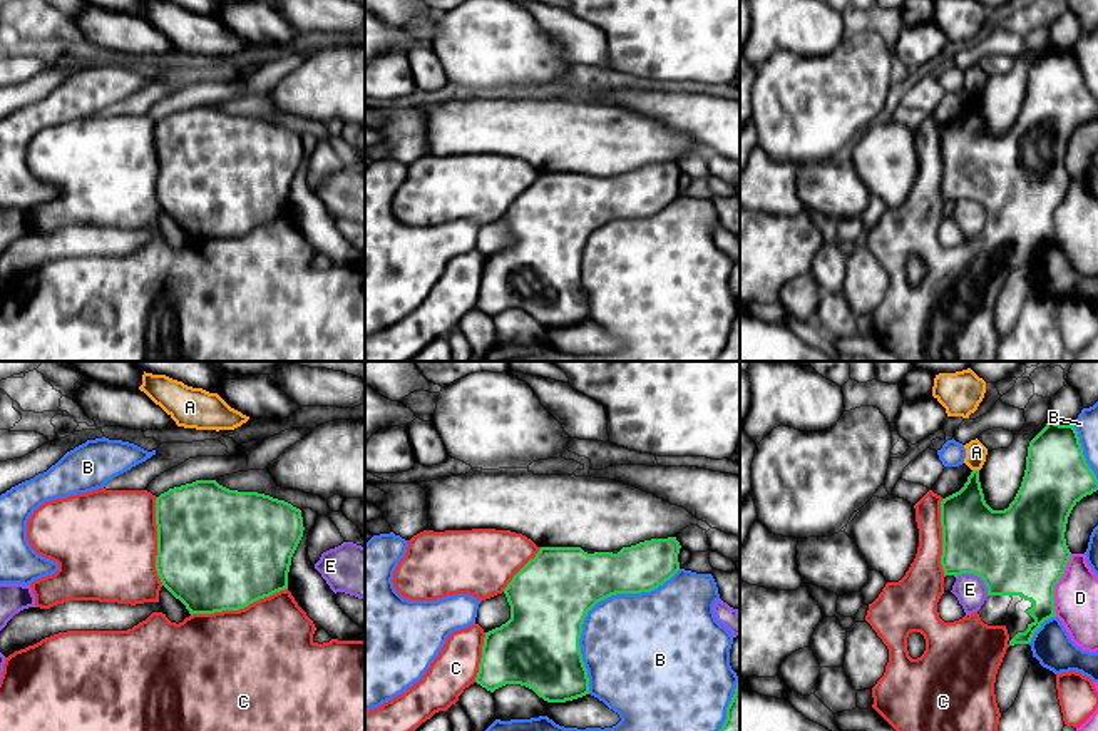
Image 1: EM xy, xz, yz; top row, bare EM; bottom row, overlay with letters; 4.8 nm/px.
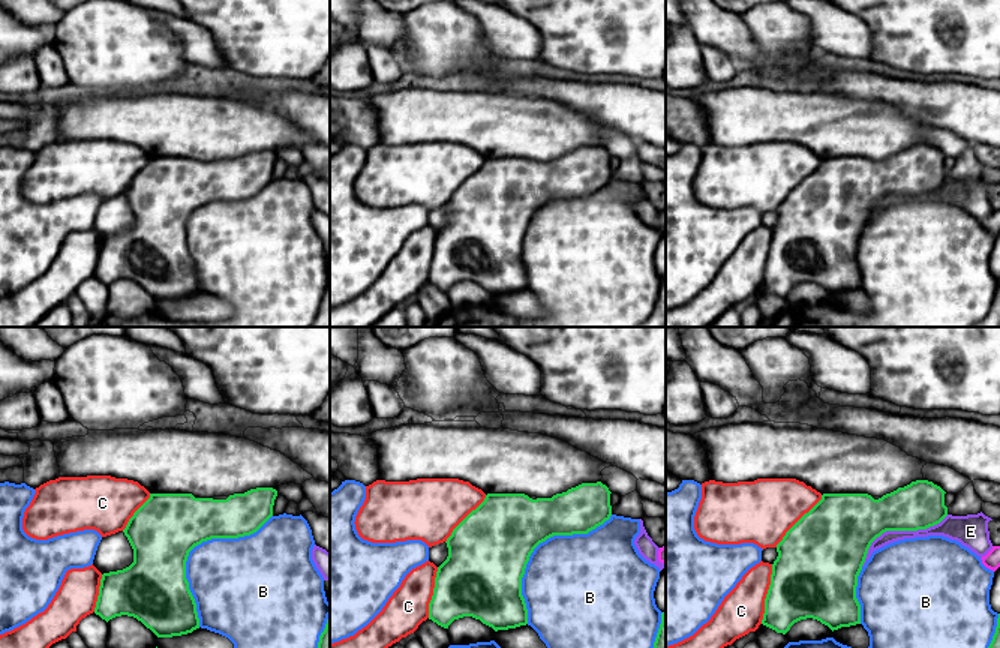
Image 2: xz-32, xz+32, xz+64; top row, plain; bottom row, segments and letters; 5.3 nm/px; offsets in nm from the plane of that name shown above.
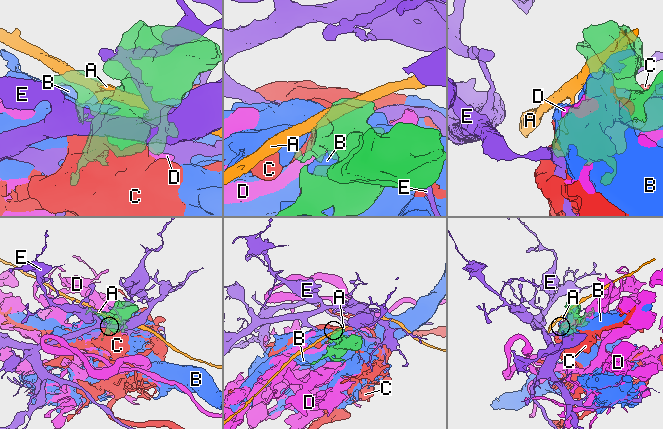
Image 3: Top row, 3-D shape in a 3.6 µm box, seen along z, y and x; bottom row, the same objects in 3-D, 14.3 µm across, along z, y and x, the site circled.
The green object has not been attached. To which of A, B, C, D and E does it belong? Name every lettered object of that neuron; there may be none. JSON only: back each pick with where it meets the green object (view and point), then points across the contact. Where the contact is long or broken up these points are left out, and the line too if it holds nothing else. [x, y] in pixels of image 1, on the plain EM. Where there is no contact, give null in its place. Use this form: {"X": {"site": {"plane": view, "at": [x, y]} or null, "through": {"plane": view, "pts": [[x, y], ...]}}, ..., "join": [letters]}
{"C": {"site": {"plane": "xy", "at": [238, 235]}}, "join": ["C"]}

